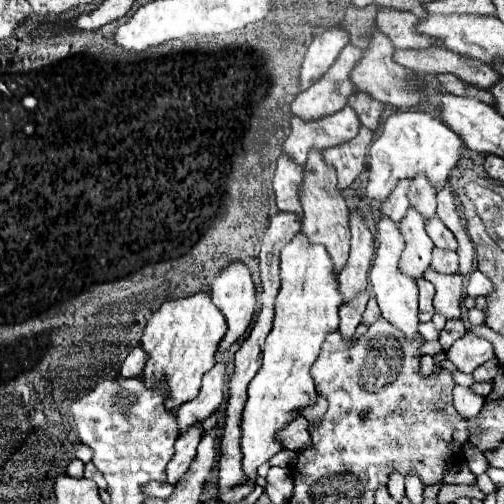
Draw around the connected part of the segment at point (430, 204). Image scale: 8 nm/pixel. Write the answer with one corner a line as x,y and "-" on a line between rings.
415,176
415,180
411,180
409,200
411,206
423,214
423,218
435,216
435,208
437,208
435,192
437,188
427,180
427,176

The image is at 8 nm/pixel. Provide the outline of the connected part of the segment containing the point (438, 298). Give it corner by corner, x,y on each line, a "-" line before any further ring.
427,268
423,274
435,286
435,300
433,306
445,318
461,318
461,294
463,294
463,280
459,274
441,274
435,268

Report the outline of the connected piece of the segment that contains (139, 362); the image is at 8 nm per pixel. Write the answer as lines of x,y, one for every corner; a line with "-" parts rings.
137,344
137,346
133,346
133,348
129,350
125,362
121,364
119,374
123,374
123,376
137,376
137,374
143,372
145,362
147,362
147,352
143,350
141,344

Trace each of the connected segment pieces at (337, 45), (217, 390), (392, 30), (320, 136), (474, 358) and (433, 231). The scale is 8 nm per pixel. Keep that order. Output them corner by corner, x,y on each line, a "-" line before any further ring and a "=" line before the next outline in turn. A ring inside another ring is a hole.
329,28
323,34
315,36
307,48
305,60
299,70
299,88
305,90
313,82
317,82
319,76
323,76
329,70
329,66
335,62
335,58
347,42
349,36
341,28
=
219,360
205,376
203,376
203,386
201,392
195,400
185,402
179,410
177,410
177,422
179,428
185,430
191,424
205,420
215,408
221,406
223,398
225,398
225,382
229,378
227,372
227,364
223,360
=
379,8
375,16
375,26
389,36
395,48
427,48
433,46
427,36
421,36
413,30
417,18
411,12
395,10
395,8
=
349,106
331,116
323,116
321,120
303,122
299,118
293,118
291,132
281,144
281,154
289,156
295,164
303,164
311,146
323,150
335,144
343,144
357,134
359,126
361,124
357,120
357,114
=
471,332
455,340
455,344
447,350
447,360
451,360
457,366
457,370
465,374
471,374
477,366
485,364
491,358
495,358
493,344
483,338
477,338
=
435,216
431,220
425,222
425,228
427,228
427,234
429,238
433,240
433,244
437,248
447,248
447,250
457,250
457,244
455,244
455,236
451,236
451,230

